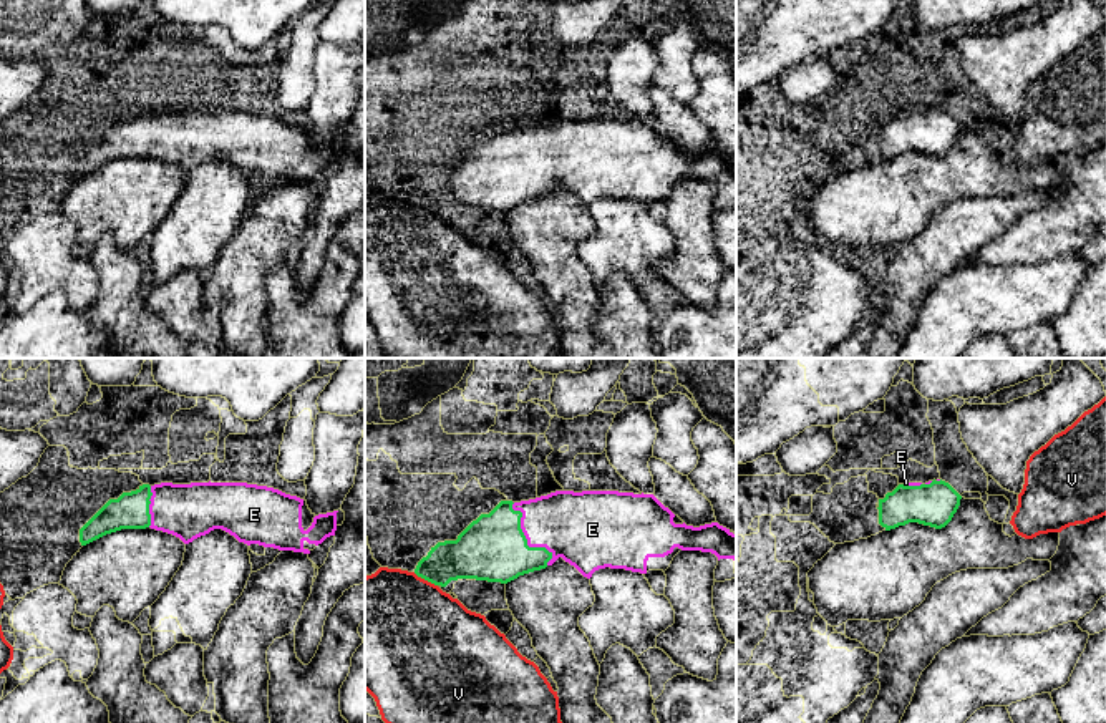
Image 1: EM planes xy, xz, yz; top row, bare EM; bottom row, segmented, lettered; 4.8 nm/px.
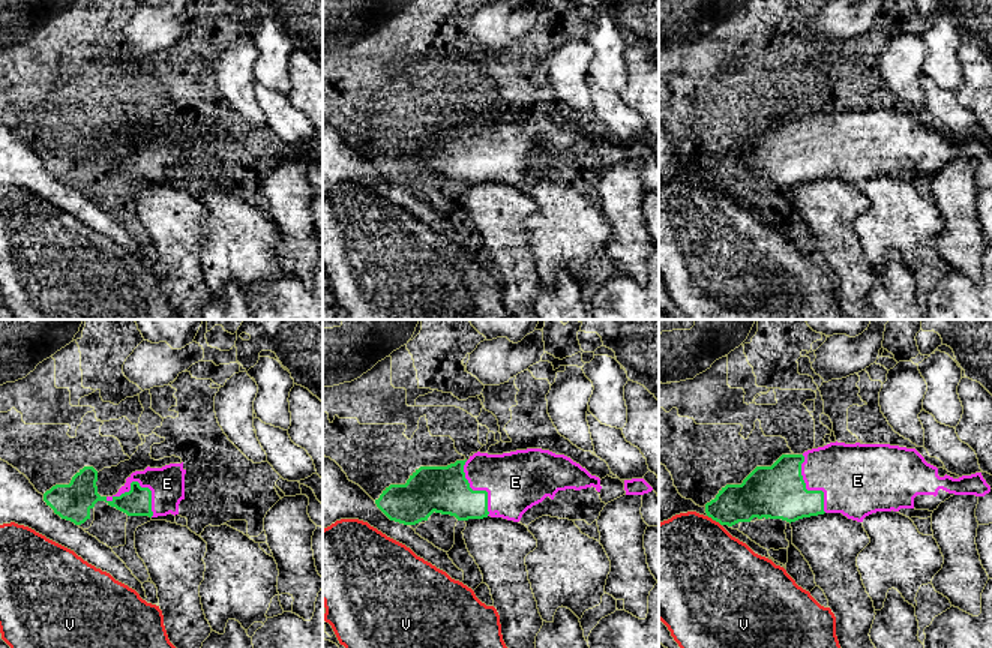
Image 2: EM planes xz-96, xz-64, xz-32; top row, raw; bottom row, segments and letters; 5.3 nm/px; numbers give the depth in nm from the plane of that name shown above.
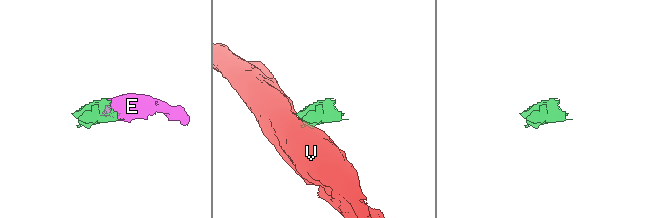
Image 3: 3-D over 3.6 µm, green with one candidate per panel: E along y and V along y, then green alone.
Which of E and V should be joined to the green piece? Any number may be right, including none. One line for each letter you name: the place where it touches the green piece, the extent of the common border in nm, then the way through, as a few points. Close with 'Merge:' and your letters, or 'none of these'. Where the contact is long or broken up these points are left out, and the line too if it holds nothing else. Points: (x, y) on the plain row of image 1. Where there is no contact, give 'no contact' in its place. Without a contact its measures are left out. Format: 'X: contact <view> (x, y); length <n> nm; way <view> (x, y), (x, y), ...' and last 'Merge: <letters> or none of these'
E: contact xz (526, 168); length 340 nm
Merge: E

